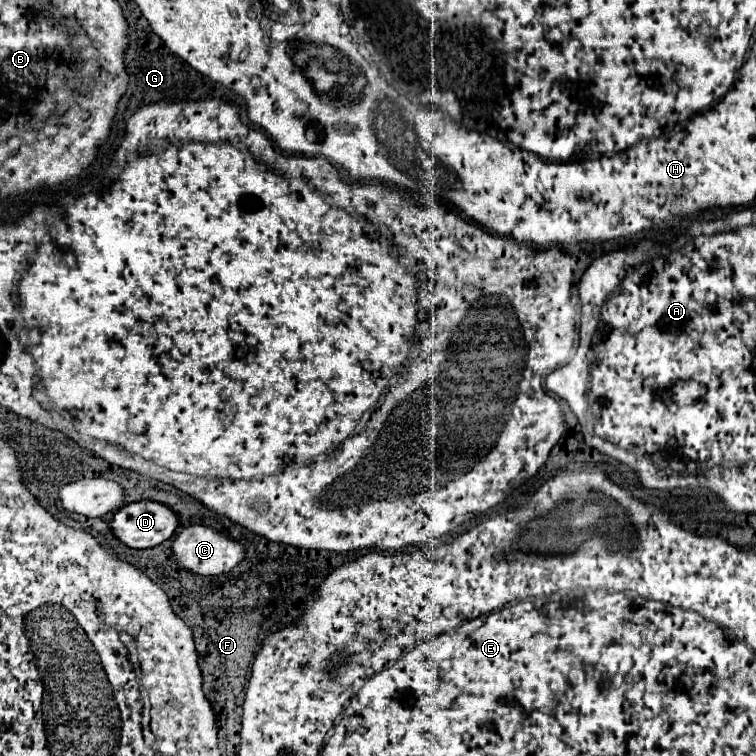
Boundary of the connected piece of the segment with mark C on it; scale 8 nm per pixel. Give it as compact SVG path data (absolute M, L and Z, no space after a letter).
M208 526L184 528L174 538L170 550L172 550L172 556L180 568L184 568L192 574L198 574L198 576L218 576L218 574L230 572L244 558L244 548L236 540L232 540L230 536L224 536L222 532L208 528Z

